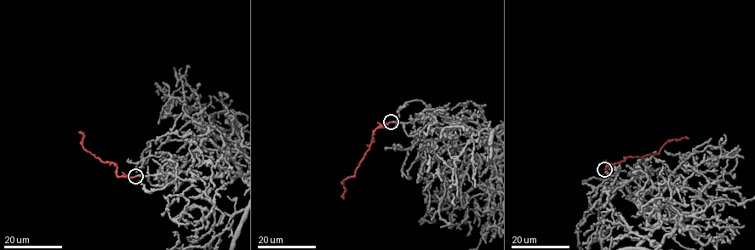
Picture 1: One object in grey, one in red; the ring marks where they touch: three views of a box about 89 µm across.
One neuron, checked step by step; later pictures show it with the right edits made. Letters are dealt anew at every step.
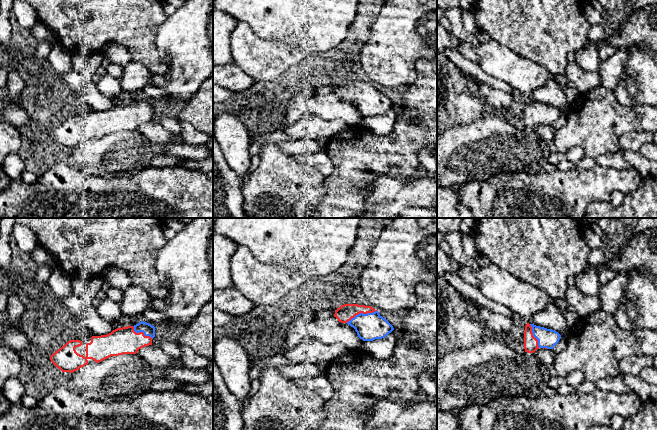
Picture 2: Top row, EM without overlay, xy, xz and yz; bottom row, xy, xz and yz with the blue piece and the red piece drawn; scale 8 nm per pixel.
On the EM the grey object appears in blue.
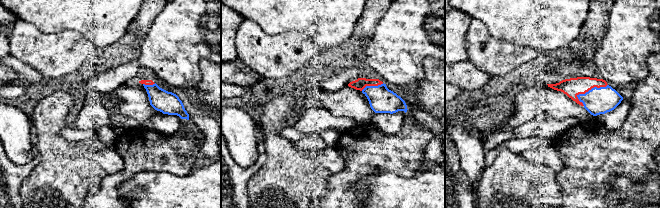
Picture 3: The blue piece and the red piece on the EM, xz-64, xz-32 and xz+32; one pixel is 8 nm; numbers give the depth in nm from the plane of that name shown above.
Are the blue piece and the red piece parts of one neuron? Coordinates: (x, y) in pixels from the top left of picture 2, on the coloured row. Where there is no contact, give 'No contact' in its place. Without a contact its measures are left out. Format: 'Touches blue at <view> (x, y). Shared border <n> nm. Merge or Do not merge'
Touches blue at xz (361, 313). Shared border 260 nm. Merge

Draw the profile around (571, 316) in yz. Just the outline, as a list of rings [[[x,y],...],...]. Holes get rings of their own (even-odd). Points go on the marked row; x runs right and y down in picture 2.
[[[571,306],[569,311],[561,311],[564,315],[568,326],[572,326],[579,318],[577,311]]]

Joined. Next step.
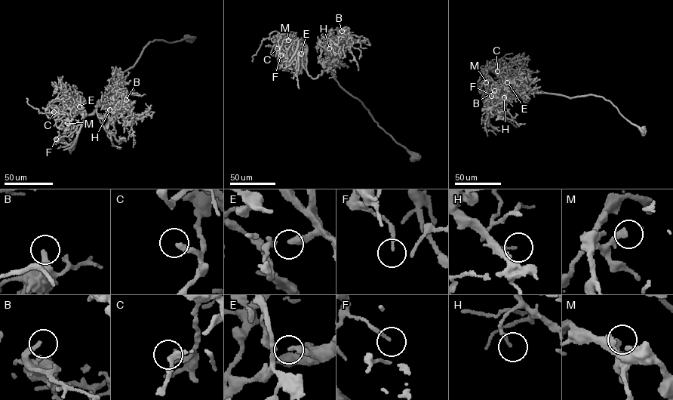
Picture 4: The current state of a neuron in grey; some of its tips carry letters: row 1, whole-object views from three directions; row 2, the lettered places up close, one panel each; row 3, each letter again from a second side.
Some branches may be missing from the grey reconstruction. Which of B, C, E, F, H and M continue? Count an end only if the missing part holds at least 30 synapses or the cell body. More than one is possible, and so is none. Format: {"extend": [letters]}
{"extend": []}

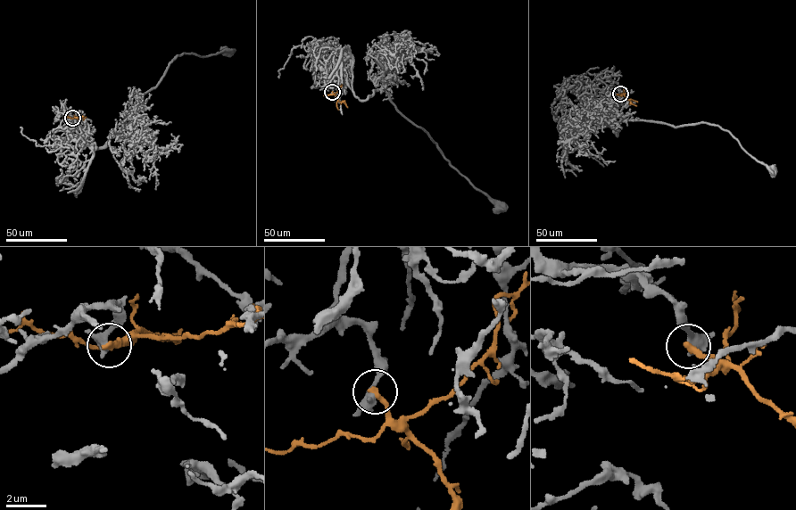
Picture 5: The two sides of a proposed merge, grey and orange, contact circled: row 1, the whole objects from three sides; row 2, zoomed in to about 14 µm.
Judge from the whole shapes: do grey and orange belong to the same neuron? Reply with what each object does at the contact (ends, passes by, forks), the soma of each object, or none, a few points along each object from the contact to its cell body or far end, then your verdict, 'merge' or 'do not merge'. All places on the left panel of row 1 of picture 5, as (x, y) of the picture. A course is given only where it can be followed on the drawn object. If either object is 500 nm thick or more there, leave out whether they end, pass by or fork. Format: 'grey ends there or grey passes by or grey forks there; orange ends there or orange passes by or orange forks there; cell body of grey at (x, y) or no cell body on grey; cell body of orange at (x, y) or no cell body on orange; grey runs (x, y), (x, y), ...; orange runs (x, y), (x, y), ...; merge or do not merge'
grey passes by; orange ends there; cell body of grey at (227, 52); no cell body on orange; grey runs (72, 118), (93, 146), (103, 147), (177, 55), (227, 52); orange runs (72, 118), (86, 117); do not merge

